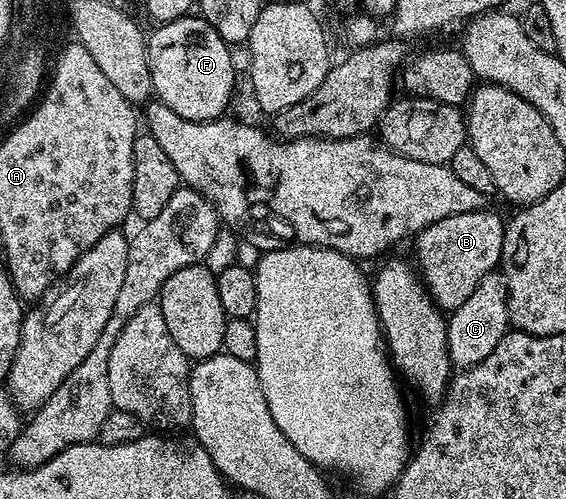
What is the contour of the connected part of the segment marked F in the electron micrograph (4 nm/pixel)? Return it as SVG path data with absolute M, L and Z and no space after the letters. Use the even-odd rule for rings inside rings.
M186 16L176 18L170 22L160 23L156 27L154 34L150 33L147 38L149 47L149 75L153 81L153 94L156 101L167 104L167 108L171 108L171 112L179 112L179 116L183 116L183 120L195 120L196 122L212 122L213 119L222 117L226 113L225 110L229 106L229 101L233 98L233 54L230 43L223 40L223 36L219 36L219 32L215 32L215 28L211 28L211 24L207 24L204 18L200 16Z

